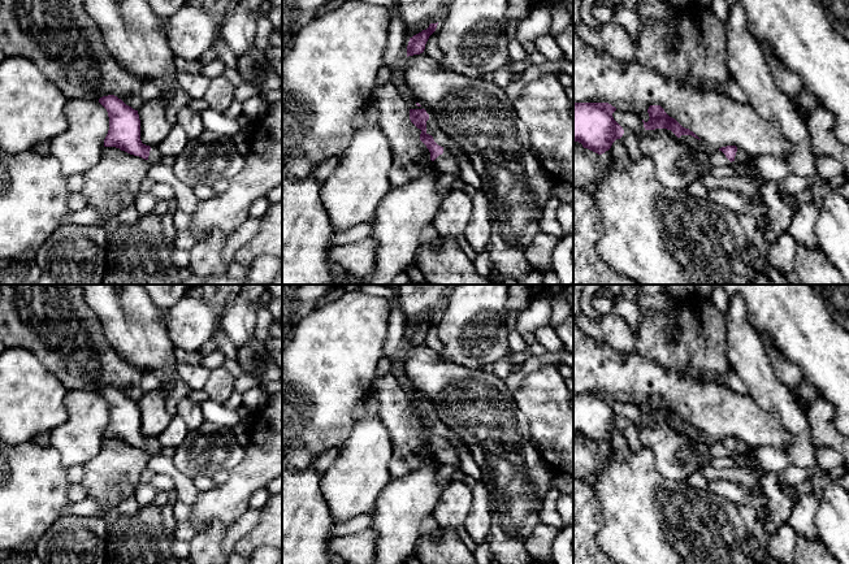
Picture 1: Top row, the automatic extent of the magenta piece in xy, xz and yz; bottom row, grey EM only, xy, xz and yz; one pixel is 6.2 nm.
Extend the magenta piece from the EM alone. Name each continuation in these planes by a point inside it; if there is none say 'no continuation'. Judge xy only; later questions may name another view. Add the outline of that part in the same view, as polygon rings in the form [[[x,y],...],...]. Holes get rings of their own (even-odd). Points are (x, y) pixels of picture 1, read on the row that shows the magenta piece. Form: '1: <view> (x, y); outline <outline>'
1: xy (155, 157); outline [[[152,146],[148,156],[148,161],[151,165],[159,165],[161,164],[163,155],[157,149],[157,146]]]

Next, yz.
1: yz (741, 156); outline [[[737,148],[735,161],[741,162],[741,164],[748,164],[748,162],[753,161],[753,159],[746,152]]]

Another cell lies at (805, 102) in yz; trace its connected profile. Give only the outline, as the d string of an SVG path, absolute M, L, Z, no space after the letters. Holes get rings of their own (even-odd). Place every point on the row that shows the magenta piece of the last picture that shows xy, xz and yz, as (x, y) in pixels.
M803 90L797 95L793 95L792 100L803 120L811 109L822 107L822 103L818 100L818 97L807 90Z

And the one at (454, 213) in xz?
M452 190L445 199L442 199L432 225L439 237L456 240L459 235L464 235L471 214L471 198L464 191Z

